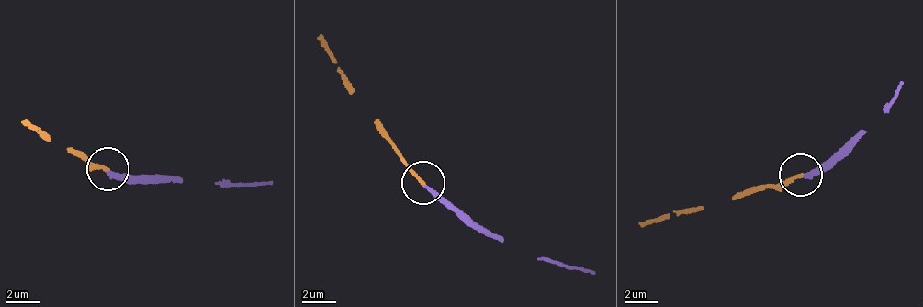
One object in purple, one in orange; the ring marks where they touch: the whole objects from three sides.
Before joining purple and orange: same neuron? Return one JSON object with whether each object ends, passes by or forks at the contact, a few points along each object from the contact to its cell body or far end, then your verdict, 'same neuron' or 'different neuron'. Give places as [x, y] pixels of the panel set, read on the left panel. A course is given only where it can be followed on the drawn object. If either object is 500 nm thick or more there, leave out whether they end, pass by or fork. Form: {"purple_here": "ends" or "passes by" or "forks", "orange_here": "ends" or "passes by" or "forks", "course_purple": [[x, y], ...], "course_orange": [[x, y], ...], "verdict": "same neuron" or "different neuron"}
{"purple_here": "ends", "orange_here": "ends", "course_purple": [[106, 169], [182, 183], [271, 181]], "course_orange": [[106, 167], [25, 123]], "verdict": "same neuron"}

